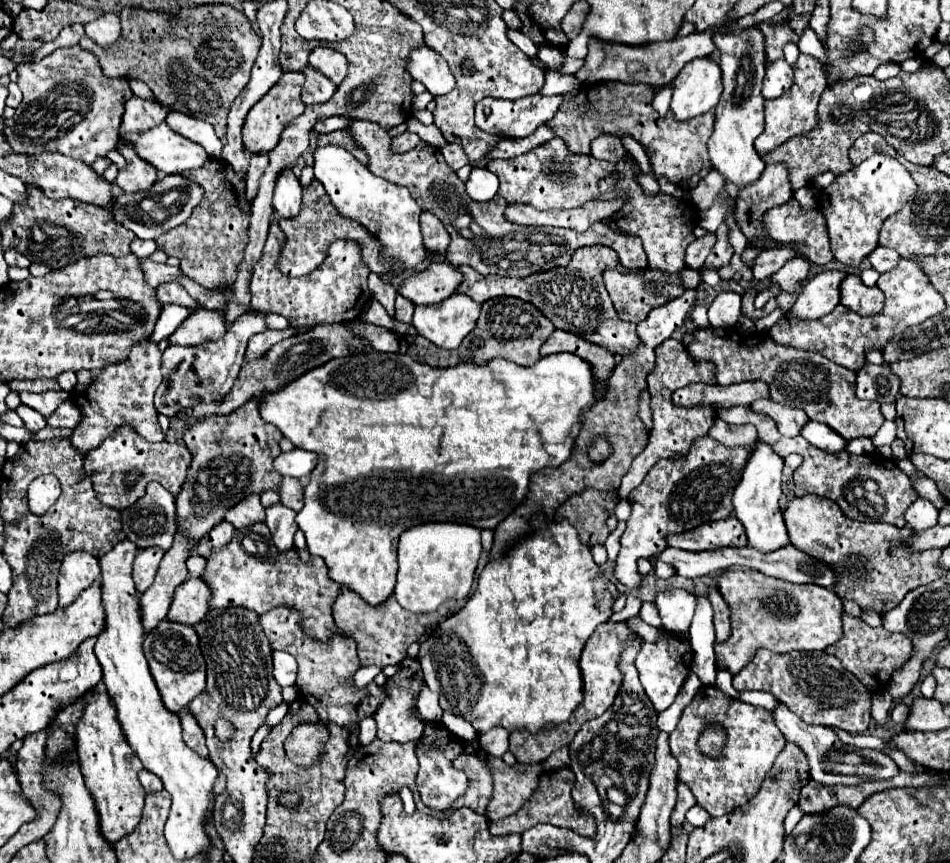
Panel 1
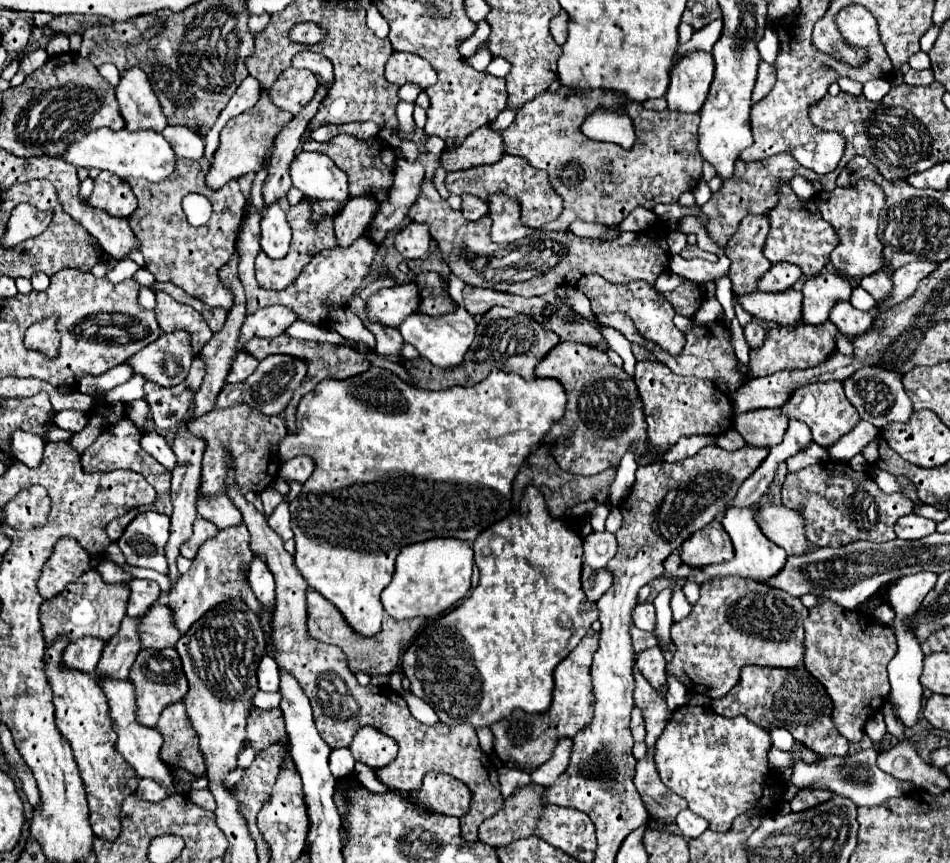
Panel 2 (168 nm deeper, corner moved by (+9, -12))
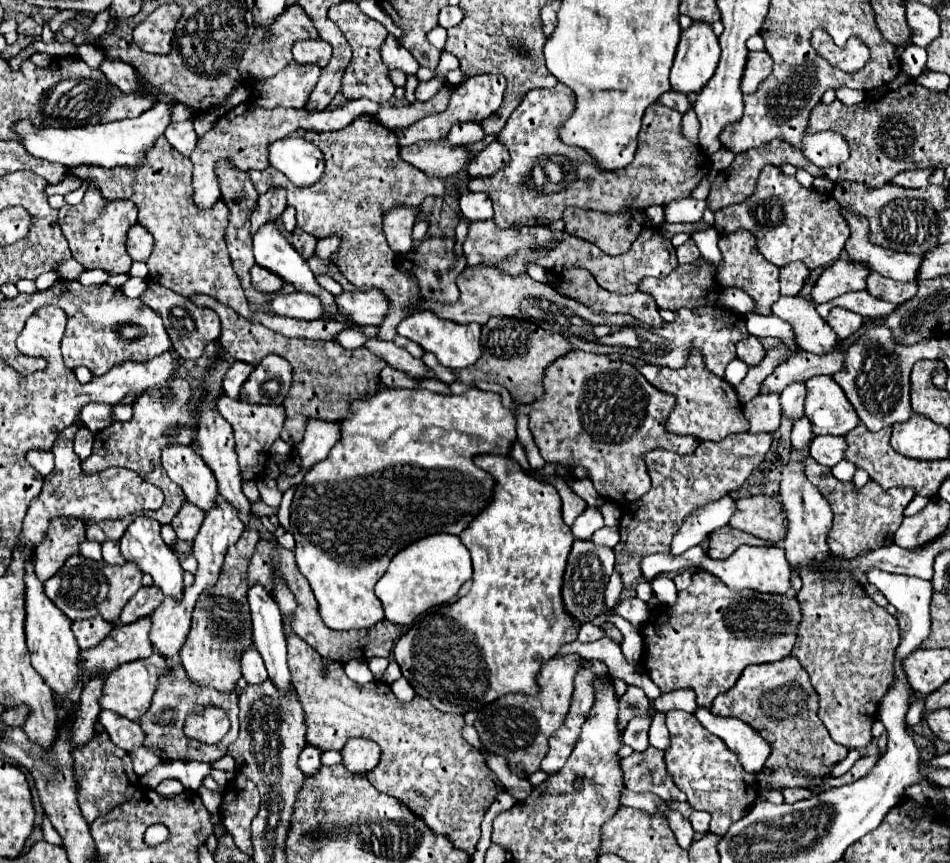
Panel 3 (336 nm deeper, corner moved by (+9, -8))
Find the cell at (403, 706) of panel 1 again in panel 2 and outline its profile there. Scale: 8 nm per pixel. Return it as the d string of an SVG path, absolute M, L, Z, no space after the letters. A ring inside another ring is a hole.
M364 726L358 730L348 750L352 752L356 762L368 764L370 768L376 770L376 768L388 766L396 758L398 744L386 734L374 730L372 726Z

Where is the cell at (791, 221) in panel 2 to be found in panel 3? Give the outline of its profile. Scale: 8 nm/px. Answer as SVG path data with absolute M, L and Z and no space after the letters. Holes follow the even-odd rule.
M766 166L760 172L756 194L752 194L748 202L718 210L714 226L720 234L722 230L730 234L738 228L748 228L748 232L756 236L758 250L768 262L784 266L800 260L810 270L838 260L850 236L848 224L844 222L830 194L806 190L794 176L786 176L778 166Z

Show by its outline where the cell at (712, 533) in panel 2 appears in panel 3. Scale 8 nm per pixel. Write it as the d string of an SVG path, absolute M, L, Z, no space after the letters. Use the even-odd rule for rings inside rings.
M722 526L716 528L712 534L708 534L708 538L704 540L704 550L710 558L728 558L740 544L752 544L752 546L760 546L760 544L768 544L770 542L762 542L760 538L754 538L750 534L744 534L740 530L734 530L732 526Z

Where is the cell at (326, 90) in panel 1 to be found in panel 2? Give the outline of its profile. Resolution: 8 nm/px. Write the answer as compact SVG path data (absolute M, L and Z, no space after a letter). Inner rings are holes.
M288 68L276 78L272 88L268 88L268 94L280 110L298 114L314 98L316 88L318 80L312 72Z

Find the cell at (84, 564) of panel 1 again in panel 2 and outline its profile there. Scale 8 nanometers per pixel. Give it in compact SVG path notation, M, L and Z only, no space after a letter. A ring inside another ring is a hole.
M60 538L36 582L42 598L52 598L60 594L70 582L76 582L78 576L82 576L88 568L90 554L74 538Z

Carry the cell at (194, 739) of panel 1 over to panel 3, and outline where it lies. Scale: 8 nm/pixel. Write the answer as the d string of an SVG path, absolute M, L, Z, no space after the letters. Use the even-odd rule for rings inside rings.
M180 664L172 666L172 674L164 676L164 680L160 680L160 686L156 688L154 700L150 710L144 714L144 718L140 718L140 726L146 732L146 740L144 746L148 750L152 750L156 756L160 756L162 760L196 760L196 762L214 762L218 758L222 758L228 750L228 744L236 740L238 734L238 694L220 694L216 690L196 690L196 686L192 686L190 678L184 674L184 668ZM206 706L216 706L222 708L230 720L230 732L228 736L218 742L218 744L206 744L206 742L196 742L192 738L186 738L184 734L184 724L186 718L190 714L200 714Z

